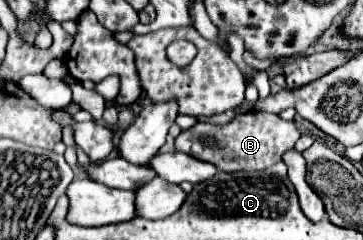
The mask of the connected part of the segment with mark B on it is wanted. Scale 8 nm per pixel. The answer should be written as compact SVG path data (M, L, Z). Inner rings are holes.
M253 112L241 114L233 122L225 126L213 124L195 124L193 128L181 132L175 138L175 150L185 152L197 160L211 162L221 172L237 172L237 170L267 170L269 166L281 162L283 152L291 150L299 140L299 132L293 122L281 120L275 114Z

